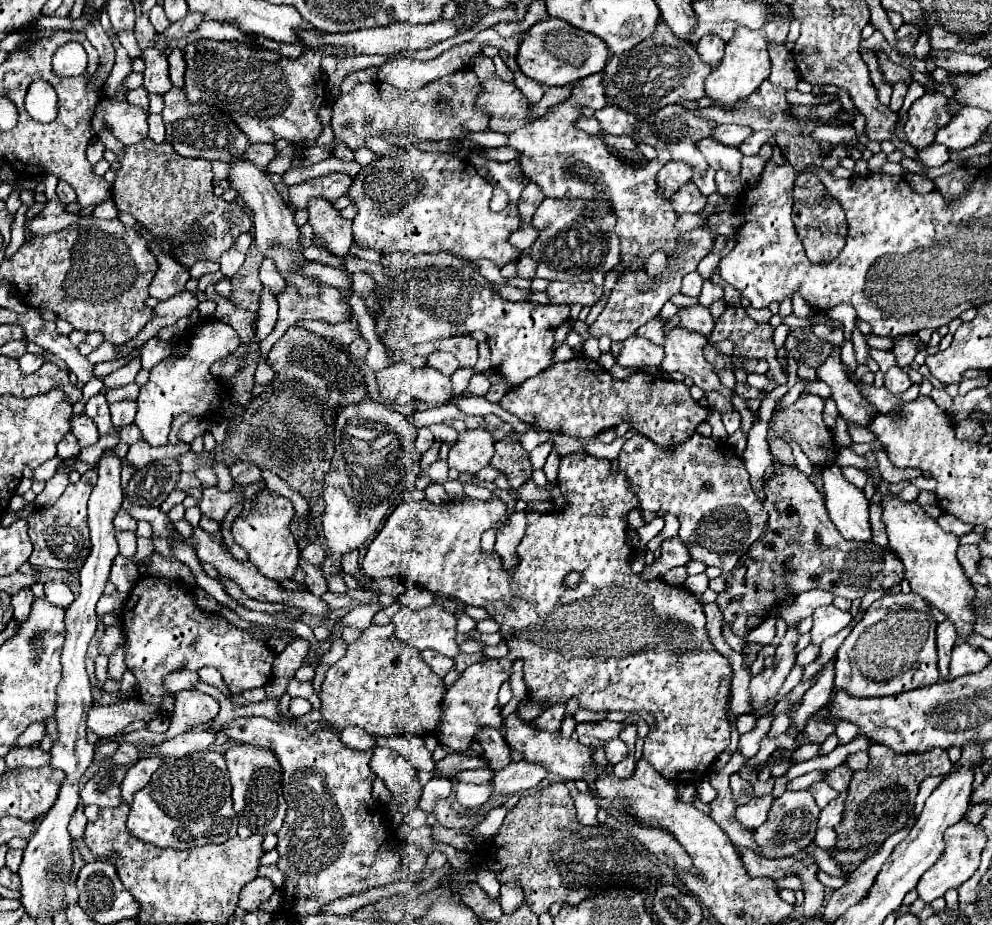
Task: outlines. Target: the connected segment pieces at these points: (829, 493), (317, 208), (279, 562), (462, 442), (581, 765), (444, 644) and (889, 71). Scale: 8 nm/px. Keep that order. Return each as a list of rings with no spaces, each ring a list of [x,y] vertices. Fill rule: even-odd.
[[[834,466],[822,470],[822,480],[830,520],[842,536],[846,540],[870,540],[872,530],[868,522],[868,500],[862,490],[846,482],[840,468]]]
[[[312,200],[308,204],[310,220],[308,224],[314,228],[318,236],[322,236],[328,242],[328,248],[332,254],[336,252],[348,252],[352,246],[352,222],[344,220],[340,212],[332,206],[328,200]]]
[[[262,492],[256,496],[250,512],[244,518],[232,522],[234,542],[246,550],[248,559],[260,568],[260,572],[272,580],[292,578],[298,566],[298,546],[290,532],[290,522],[294,518],[294,506],[288,498],[274,492]]]
[[[468,430],[460,434],[456,446],[450,448],[448,466],[460,472],[476,474],[490,464],[494,456],[494,440],[486,430]]]
[[[510,714],[508,718],[504,718],[502,722],[502,728],[504,728],[504,736],[508,740],[508,744],[522,752],[524,754],[524,760],[528,762],[536,762],[536,764],[542,764],[546,766],[552,776],[560,778],[560,780],[584,780],[590,790],[594,790],[594,782],[600,778],[600,774],[603,773],[600,766],[590,758],[590,748],[580,744],[577,740],[567,739],[564,737],[554,738],[552,732],[538,732],[532,722],[524,722],[518,718],[518,714]]]
[[[440,604],[422,610],[402,606],[394,616],[394,634],[416,650],[436,650],[454,658],[460,648],[456,644],[456,616]]]
[[[878,54],[878,62],[880,62],[880,68],[882,68],[884,78],[886,78],[890,84],[894,84],[894,82],[898,82],[898,80],[908,80],[908,78],[912,78],[910,70],[902,68],[902,66],[898,66],[898,64],[892,64],[884,54]]]

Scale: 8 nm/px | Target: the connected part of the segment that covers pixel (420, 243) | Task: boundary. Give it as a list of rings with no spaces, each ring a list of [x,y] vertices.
[[[418,148],[402,150],[396,156],[384,156],[372,166],[364,166],[354,178],[348,192],[352,202],[358,206],[354,218],[354,240],[358,246],[372,248],[380,254],[388,252],[452,252],[464,260],[492,260],[498,268],[508,262],[518,262],[522,250],[514,248],[508,238],[522,226],[516,204],[506,206],[502,212],[492,212],[488,202],[492,198],[492,186],[478,176],[476,168],[466,160],[458,160],[442,152],[422,152]]]

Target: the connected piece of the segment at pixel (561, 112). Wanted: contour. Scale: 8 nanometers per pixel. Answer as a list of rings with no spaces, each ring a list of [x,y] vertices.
[[[592,74],[574,84],[574,94],[570,100],[548,110],[546,116],[538,120],[528,120],[532,104],[526,96],[512,84],[502,80],[488,80],[482,84],[476,108],[490,114],[490,128],[508,134],[510,146],[522,156],[522,170],[528,180],[536,182],[548,198],[606,198],[616,208],[616,234],[620,236],[622,260],[628,262],[630,270],[644,266],[644,260],[658,248],[672,252],[680,238],[676,230],[678,216],[666,198],[656,194],[656,174],[660,164],[654,160],[646,168],[632,168],[634,164],[624,164],[610,154],[608,144],[602,138],[590,136],[574,128],[580,108],[604,108],[606,96],[600,74]]]

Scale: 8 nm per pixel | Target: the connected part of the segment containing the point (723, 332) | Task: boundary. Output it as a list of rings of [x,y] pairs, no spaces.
[[[726,306],[722,316],[716,320],[712,336],[708,338],[710,344],[732,340],[734,342],[734,356],[738,360],[744,358],[764,358],[770,364],[768,374],[778,384],[786,384],[788,378],[782,372],[782,366],[776,358],[774,346],[774,328],[770,324],[754,322],[742,306]]]

